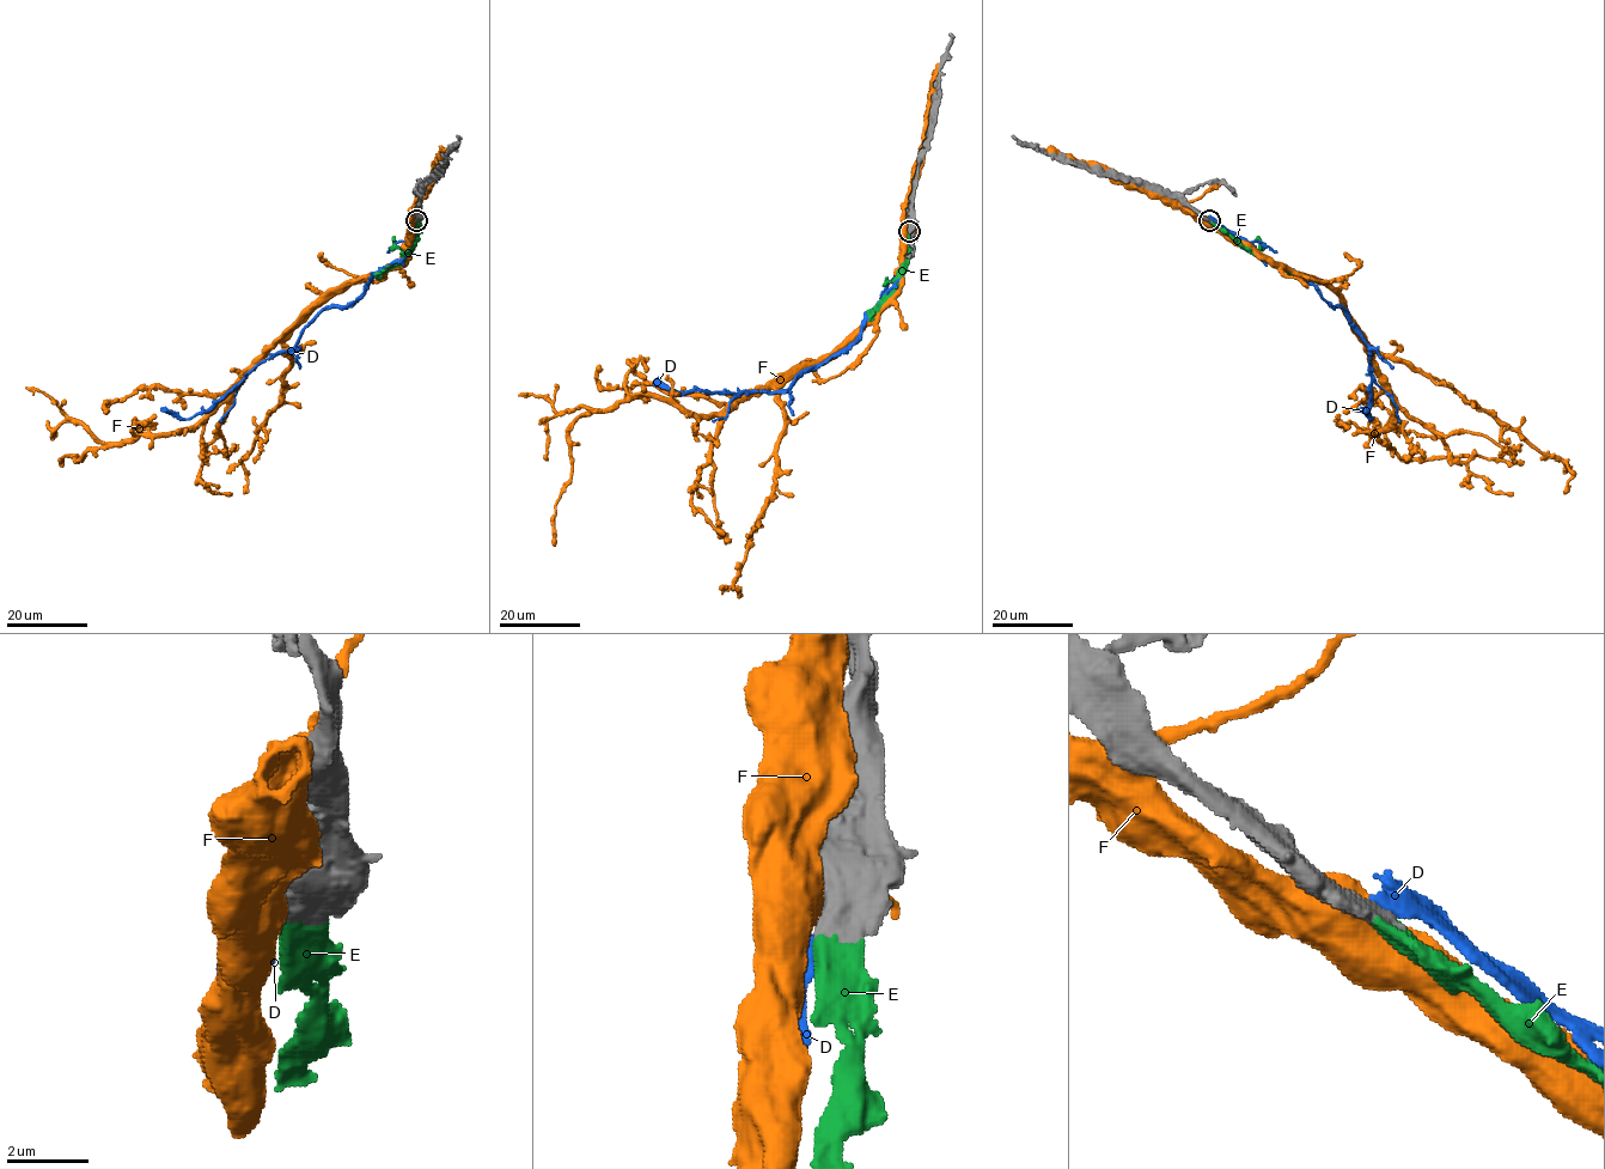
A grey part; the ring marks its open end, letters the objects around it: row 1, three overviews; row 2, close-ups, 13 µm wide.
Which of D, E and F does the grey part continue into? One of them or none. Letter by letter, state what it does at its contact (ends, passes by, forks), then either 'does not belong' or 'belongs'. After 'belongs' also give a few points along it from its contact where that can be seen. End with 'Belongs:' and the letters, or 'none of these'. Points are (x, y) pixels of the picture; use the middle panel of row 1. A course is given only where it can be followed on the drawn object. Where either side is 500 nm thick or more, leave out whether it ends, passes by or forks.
D: does not belong
E: belongs | via (909, 231), (910, 257), (899, 271), (889, 298), (868, 321)
F: does not belong
Belongs: E

